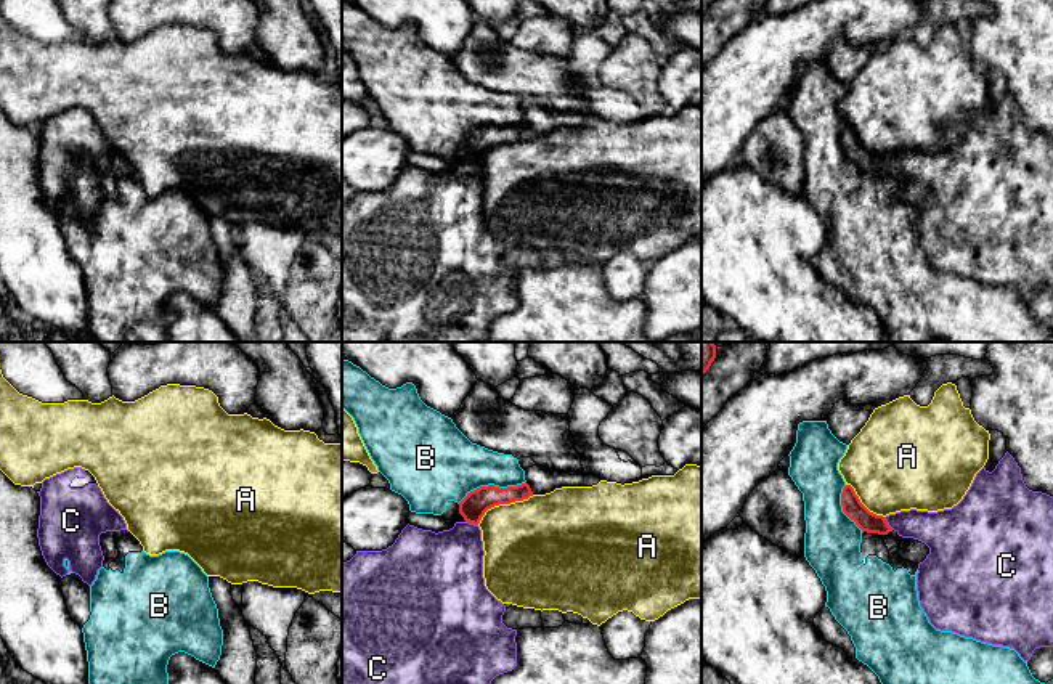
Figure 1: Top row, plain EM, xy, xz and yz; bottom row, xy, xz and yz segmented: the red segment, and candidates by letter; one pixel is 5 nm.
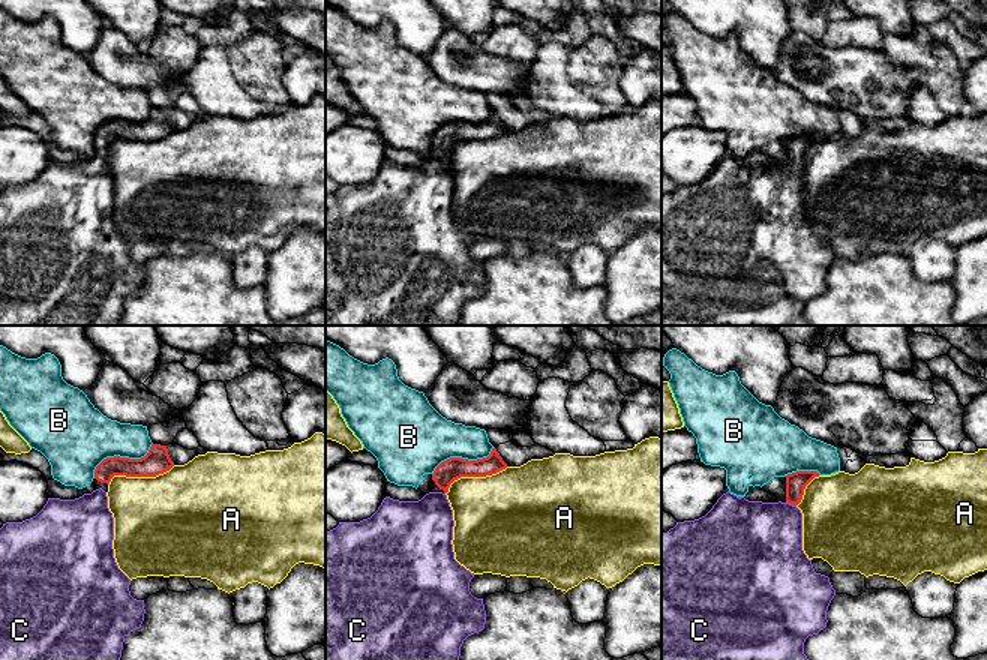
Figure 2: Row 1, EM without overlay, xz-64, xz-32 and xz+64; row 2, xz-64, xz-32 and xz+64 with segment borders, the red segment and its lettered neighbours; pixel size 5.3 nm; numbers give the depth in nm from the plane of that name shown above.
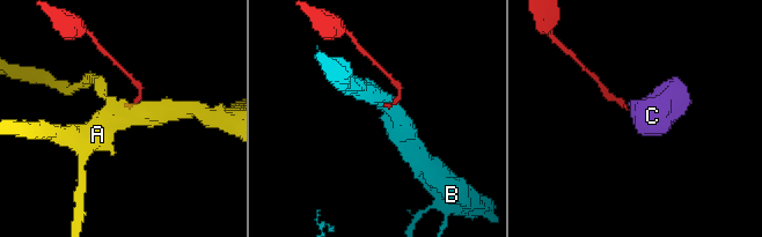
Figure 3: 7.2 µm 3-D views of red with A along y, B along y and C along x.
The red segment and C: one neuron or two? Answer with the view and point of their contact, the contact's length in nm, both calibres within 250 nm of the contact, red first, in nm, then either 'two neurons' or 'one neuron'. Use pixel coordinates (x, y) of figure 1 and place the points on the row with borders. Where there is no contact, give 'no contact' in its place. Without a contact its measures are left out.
meets red in xz at (472, 522); contact 70 nm long; 140 nm thick on the red side, 360 nm on the other; one neuron

